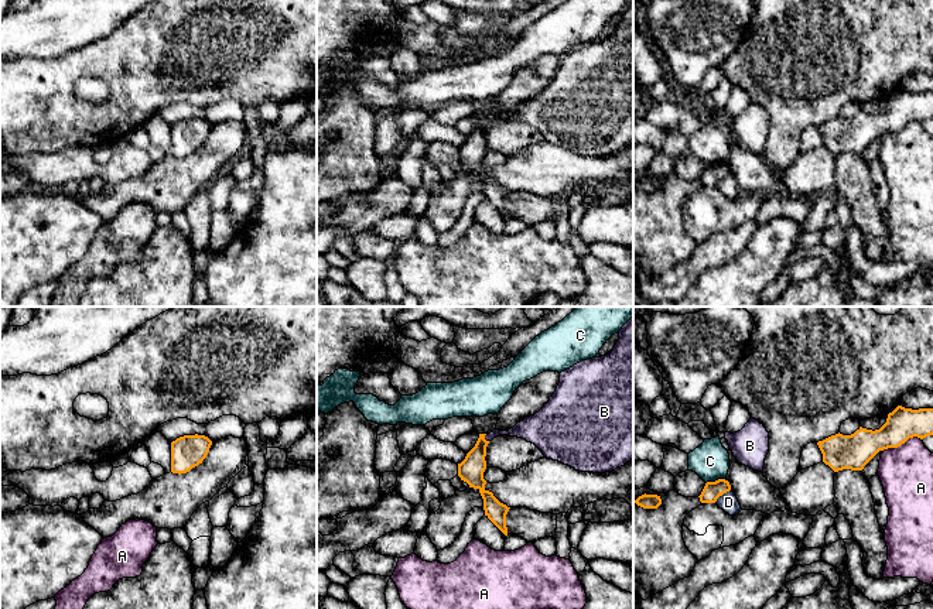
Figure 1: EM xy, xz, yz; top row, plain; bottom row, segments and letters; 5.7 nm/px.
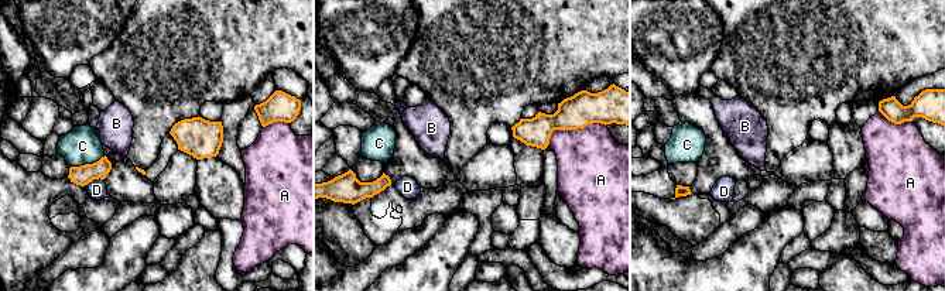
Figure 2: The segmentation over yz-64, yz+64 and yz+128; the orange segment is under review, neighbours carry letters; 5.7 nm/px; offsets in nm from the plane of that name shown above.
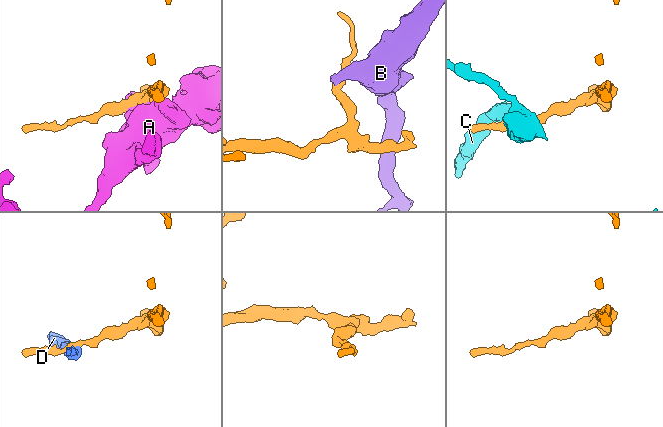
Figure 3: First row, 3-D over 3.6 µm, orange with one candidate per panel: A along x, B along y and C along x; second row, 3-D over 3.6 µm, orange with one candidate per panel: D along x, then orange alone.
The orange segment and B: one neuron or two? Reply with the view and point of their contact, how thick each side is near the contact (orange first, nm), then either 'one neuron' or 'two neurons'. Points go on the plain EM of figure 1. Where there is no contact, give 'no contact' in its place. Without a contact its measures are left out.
xz (484, 122) | 150/110 nm | two neurons

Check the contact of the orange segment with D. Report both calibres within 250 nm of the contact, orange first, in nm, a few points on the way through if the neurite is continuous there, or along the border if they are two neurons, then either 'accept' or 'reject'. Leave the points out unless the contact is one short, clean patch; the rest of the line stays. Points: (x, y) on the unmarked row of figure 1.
100 nm thick on the orange side, 110 nm on the other; border along yz (730, 173), (714, 185); reject

